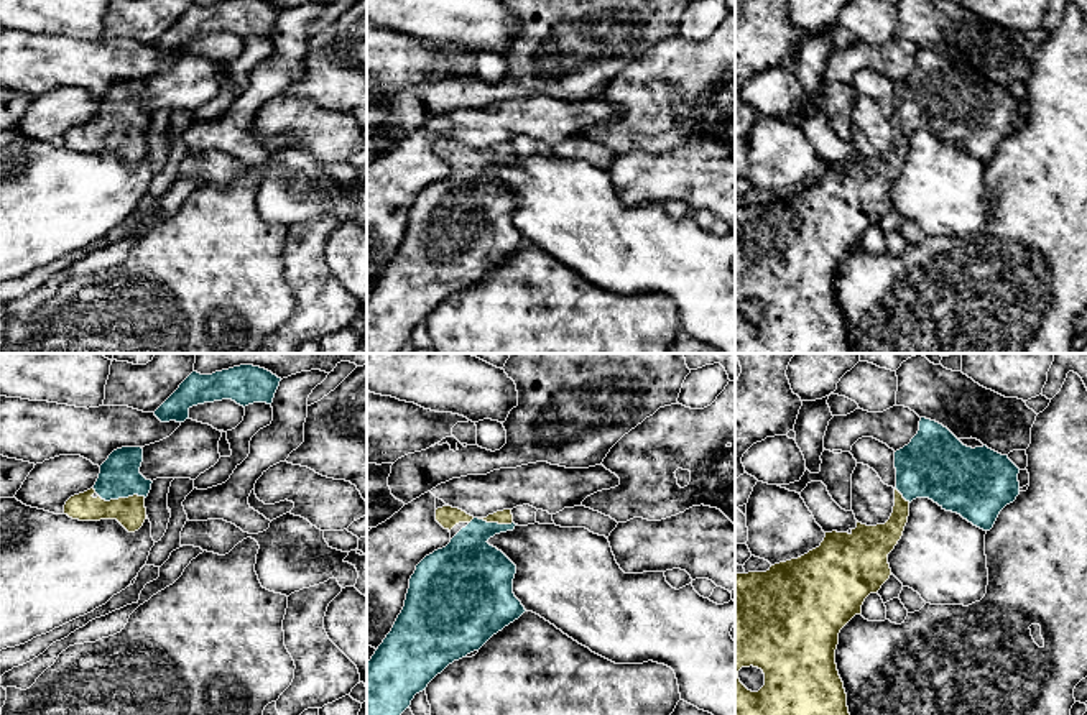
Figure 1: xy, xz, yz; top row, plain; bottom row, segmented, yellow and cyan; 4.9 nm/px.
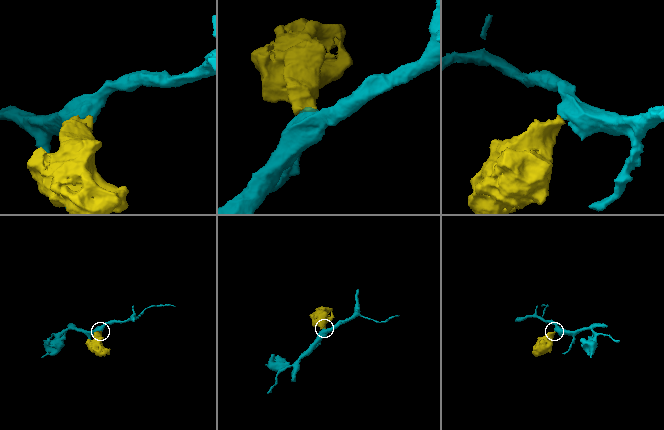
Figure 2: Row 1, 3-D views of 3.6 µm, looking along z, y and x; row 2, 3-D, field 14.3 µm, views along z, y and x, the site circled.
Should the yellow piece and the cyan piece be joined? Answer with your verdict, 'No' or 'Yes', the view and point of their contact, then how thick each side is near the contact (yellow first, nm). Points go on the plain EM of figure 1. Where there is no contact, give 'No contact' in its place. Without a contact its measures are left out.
Yes. Touches yellow at xy (122, 130). Thickness 150 nm (yellow) against 200 nm

